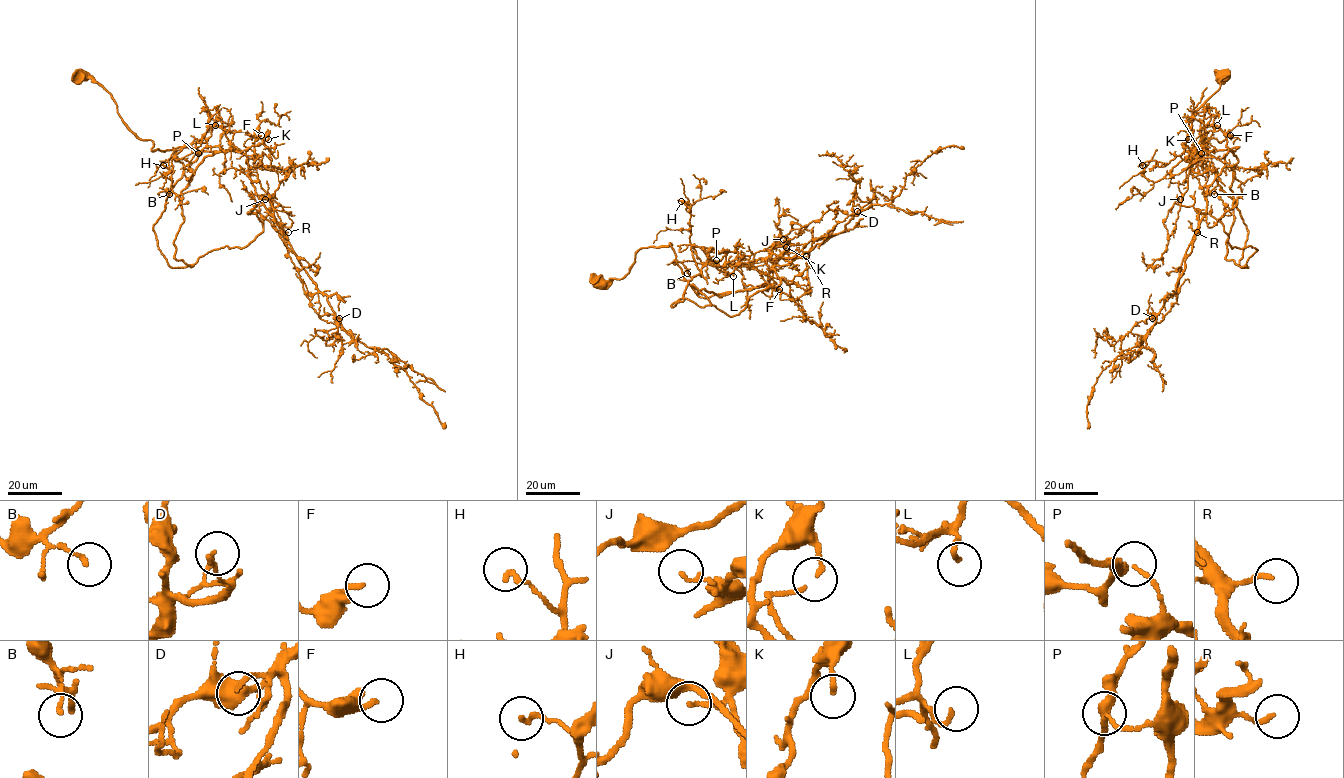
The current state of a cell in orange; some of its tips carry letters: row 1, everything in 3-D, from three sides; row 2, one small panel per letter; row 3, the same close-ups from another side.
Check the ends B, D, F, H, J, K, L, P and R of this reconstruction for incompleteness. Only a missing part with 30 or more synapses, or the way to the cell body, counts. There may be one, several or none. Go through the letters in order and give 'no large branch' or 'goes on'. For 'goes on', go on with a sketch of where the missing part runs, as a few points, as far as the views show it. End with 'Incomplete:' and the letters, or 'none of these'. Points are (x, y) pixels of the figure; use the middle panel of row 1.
B: no large branch
D: no large branch
F: no large branch
H: no large branch
J: no large branch
K: no large branch
L: no large branch
P: no large branch
R: no large branch
Incomplete: none of these

